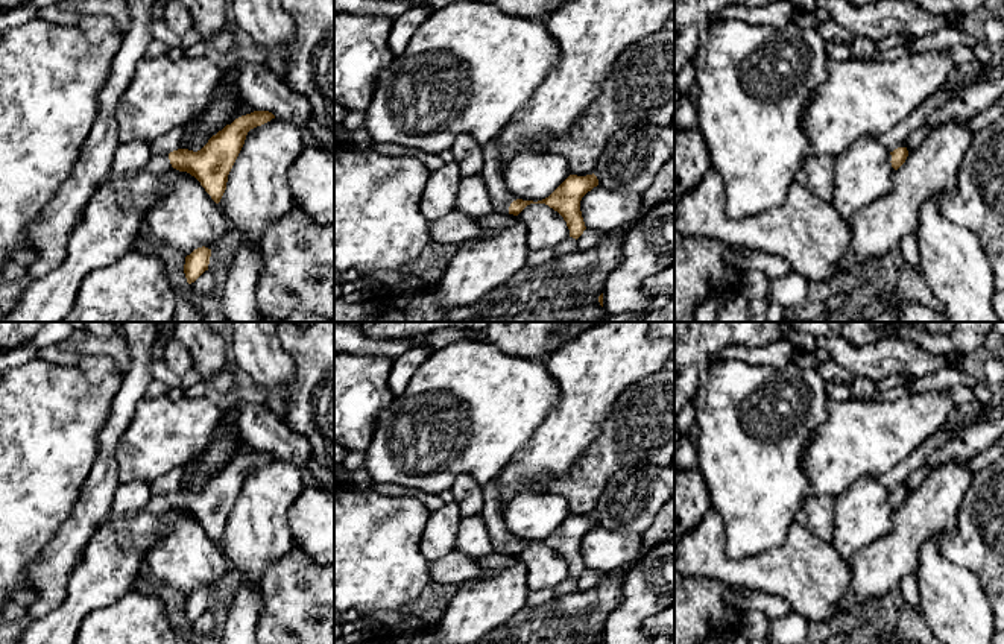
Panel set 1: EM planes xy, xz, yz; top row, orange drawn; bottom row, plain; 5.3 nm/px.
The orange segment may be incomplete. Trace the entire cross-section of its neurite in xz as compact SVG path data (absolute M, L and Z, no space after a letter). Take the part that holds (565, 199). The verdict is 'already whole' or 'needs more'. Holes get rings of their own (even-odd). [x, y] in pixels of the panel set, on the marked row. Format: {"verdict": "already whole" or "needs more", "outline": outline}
{"verdict": "needs more", "outline": "M492 140L481 147L485 158L481 176L494 210L507 210L509 214L518 216L530 204L545 204L564 217L570 229L570 237L577 240L583 234L586 226L580 211L580 200L588 191L598 185L598 179L594 173L586 176L570 175L548 197L538 202L523 200L512 194L504 185L500 175L500 149L497 141Z"}

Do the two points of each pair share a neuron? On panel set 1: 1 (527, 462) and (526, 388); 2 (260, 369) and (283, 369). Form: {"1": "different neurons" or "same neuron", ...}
{"1": "different neurons", "2": "same neuron"}

